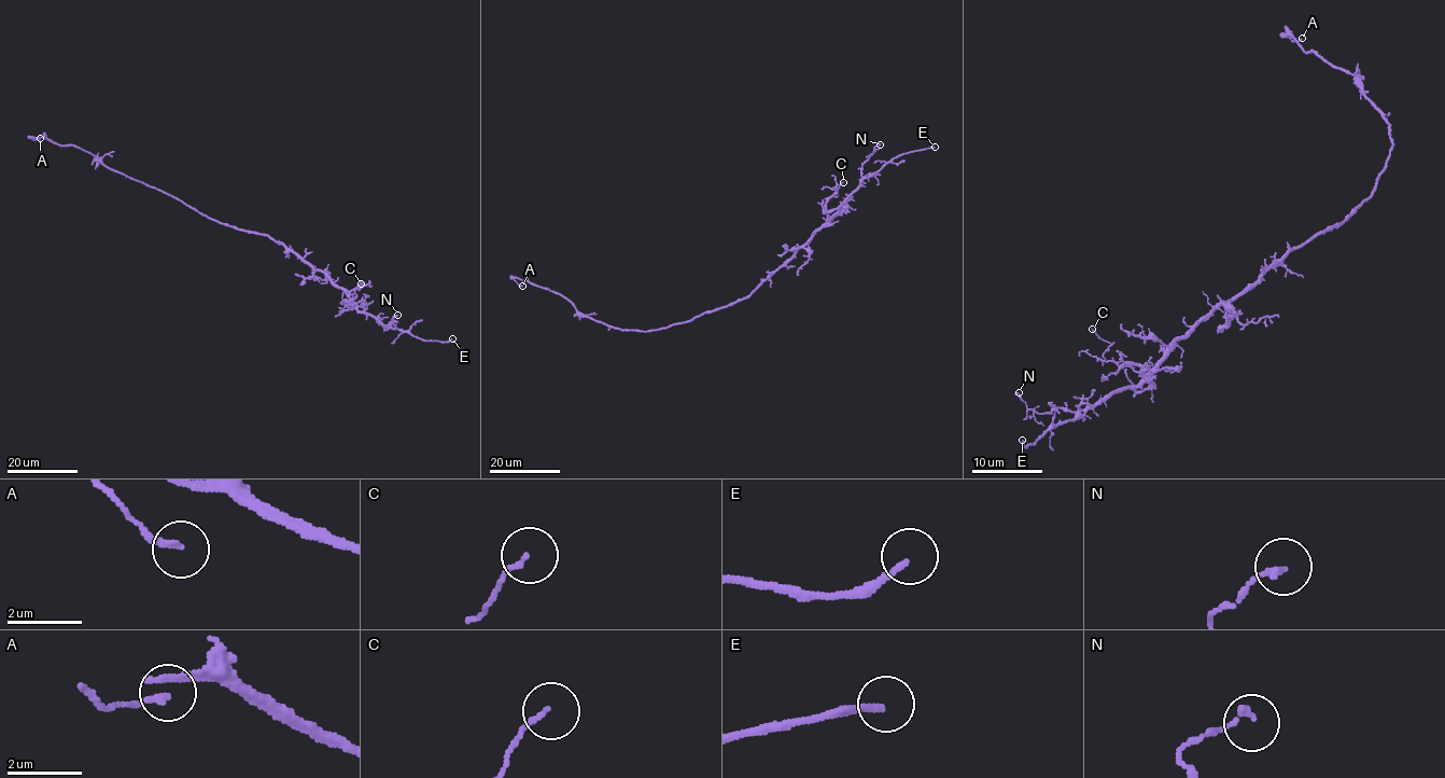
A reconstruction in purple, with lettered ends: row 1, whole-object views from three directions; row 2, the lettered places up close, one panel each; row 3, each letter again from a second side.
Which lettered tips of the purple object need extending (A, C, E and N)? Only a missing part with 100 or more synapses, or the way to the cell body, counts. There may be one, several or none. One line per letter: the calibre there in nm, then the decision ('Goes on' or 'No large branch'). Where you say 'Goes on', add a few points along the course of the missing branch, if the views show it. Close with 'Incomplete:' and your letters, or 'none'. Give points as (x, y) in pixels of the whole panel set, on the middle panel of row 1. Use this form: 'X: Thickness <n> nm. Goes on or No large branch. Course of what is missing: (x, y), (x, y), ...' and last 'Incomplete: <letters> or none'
A: Thickness 130 nm. No large branch
C: Thickness 90 nm. No large branch
E: Thickness 160 nm. Goes on
N: Thickness 160 nm. No large branch
Incomplete: E

